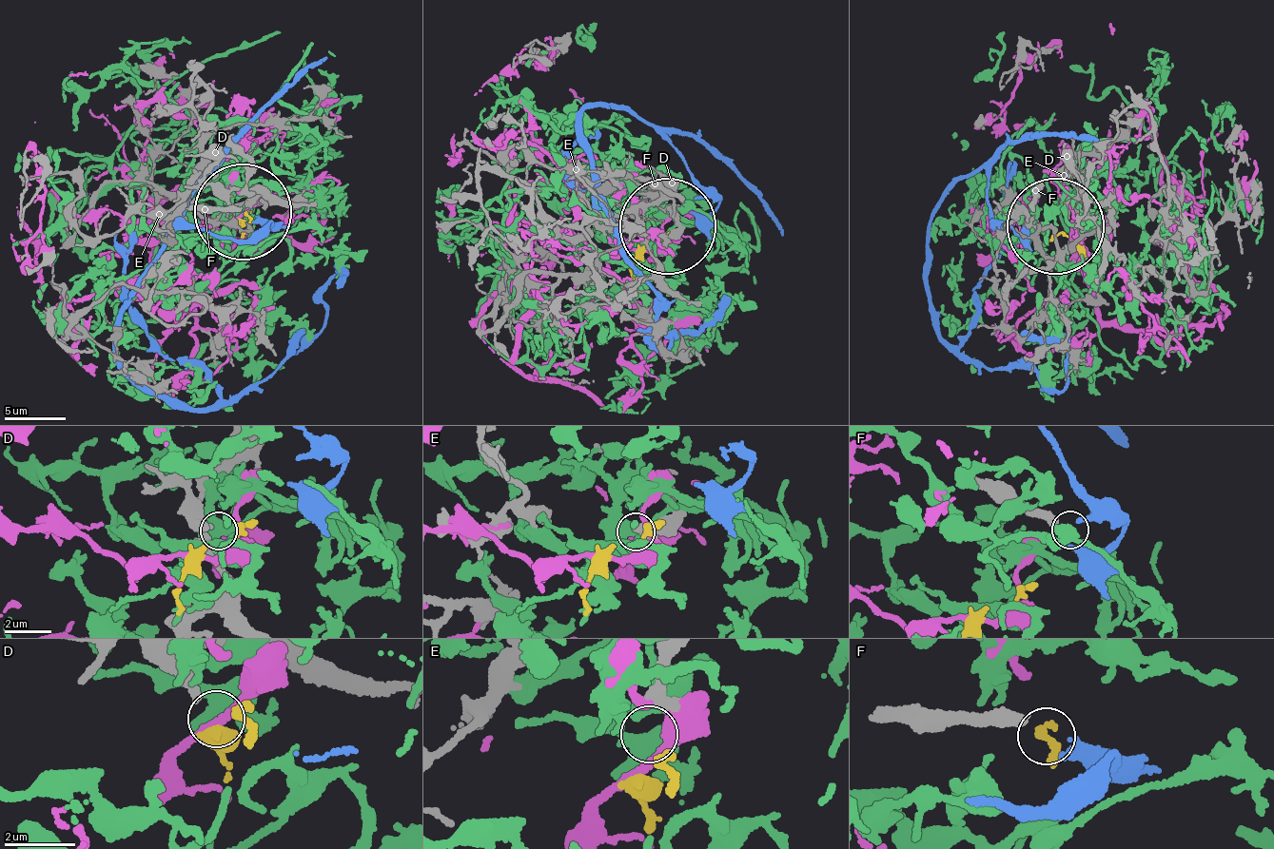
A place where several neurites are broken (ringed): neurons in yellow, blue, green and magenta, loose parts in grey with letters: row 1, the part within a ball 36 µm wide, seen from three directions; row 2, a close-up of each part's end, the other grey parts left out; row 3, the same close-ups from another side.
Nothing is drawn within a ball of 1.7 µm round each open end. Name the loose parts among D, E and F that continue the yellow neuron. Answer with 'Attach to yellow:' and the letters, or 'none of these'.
Attach to yellow: E

